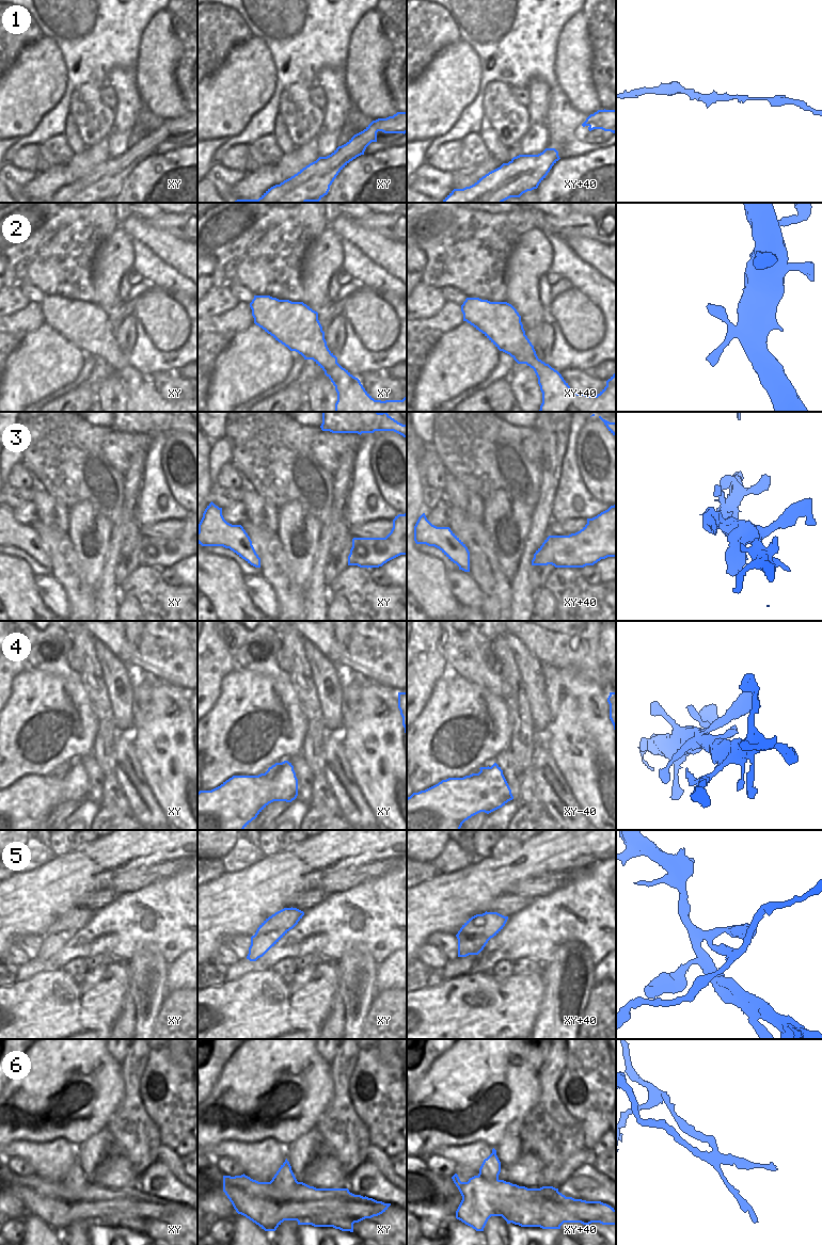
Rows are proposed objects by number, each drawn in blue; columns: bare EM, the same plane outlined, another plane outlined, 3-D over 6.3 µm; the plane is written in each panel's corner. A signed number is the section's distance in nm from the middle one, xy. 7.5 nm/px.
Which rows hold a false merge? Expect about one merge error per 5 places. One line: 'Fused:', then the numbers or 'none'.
Fused: 5, 6

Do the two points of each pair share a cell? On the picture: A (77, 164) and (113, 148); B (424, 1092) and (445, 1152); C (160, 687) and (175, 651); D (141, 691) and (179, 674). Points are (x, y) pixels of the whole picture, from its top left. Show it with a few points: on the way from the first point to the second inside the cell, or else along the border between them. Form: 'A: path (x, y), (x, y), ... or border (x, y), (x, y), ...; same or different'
A: border (107, 138), (107, 150), (110, 156); different
B: border (468, 1143), (464, 1145), (440, 1146), (432, 1152); different
C: border (156, 677), (176, 685), (185, 691); different
D: border (133, 672), (148, 672), (156, 677); different

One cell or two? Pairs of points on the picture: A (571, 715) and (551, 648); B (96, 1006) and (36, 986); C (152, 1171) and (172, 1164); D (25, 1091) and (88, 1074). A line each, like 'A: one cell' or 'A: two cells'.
A: two cells
B: one cell
C: two cells
D: one cell

